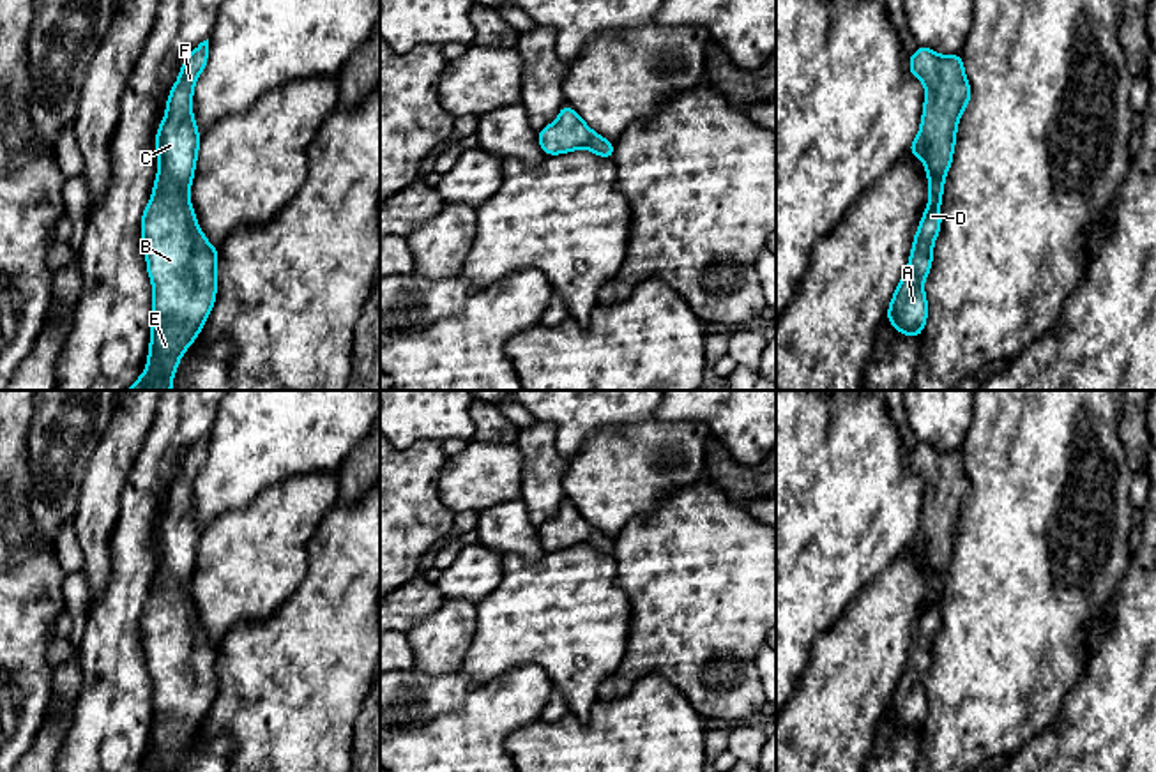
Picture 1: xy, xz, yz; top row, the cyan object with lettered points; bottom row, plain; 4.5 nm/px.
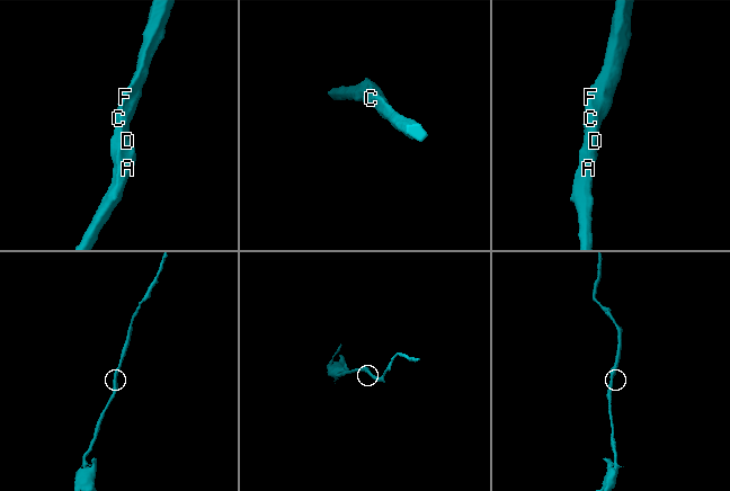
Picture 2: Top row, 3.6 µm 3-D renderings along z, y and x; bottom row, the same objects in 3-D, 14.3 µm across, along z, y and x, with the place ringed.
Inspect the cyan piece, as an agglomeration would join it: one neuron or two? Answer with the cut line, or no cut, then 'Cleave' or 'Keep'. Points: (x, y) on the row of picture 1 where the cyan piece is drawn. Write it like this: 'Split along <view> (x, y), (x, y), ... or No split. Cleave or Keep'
No split. Keep

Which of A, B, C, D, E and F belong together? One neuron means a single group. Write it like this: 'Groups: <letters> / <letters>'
Groups: A B C D E F

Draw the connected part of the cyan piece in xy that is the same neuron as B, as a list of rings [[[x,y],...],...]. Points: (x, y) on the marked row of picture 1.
[[[209,39],[200,42],[184,60],[179,79],[168,99],[166,115],[156,134],[156,154],[159,159],[152,200],[141,216],[141,244],[147,256],[147,270],[152,281],[152,332],[147,369],[125,390],[171,390],[171,382],[182,353],[200,336],[209,318],[217,291],[216,265],[219,249],[212,247],[198,226],[189,200],[194,178],[198,145],[202,134],[196,129],[193,110],[193,90],[209,60]]]

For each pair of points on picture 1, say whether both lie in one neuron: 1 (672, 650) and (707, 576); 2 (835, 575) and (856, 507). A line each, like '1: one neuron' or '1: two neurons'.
1: one neuron
2: one neuron

